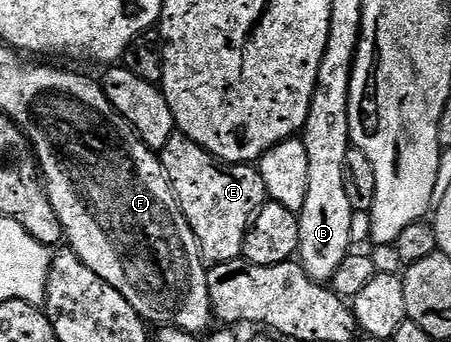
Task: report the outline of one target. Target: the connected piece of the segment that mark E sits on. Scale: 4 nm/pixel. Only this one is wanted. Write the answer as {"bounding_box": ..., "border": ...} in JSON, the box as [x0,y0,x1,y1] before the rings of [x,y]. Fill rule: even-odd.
{"bounding_box":[158,133,268,263],"border":[[[176,133],[158,152],[159,163],[167,174],[170,194],[179,202],[199,247],[215,263],[230,263],[243,253],[243,238],[255,212],[268,202],[265,183],[254,166],[224,163],[210,155],[189,136]]]}

